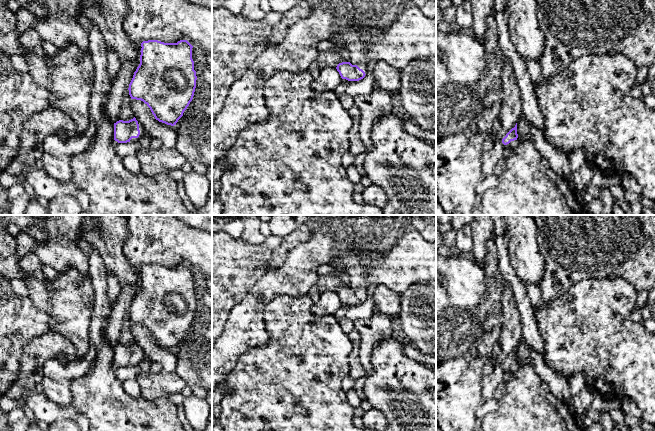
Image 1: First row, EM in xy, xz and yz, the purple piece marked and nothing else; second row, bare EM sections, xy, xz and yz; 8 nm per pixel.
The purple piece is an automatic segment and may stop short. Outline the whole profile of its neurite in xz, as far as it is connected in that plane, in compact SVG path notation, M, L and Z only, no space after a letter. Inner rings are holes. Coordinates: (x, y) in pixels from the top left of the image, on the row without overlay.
M342 286L337 289L336 293L341 302L348 305L359 305L369 298L365 287L352 289L350 286Z

